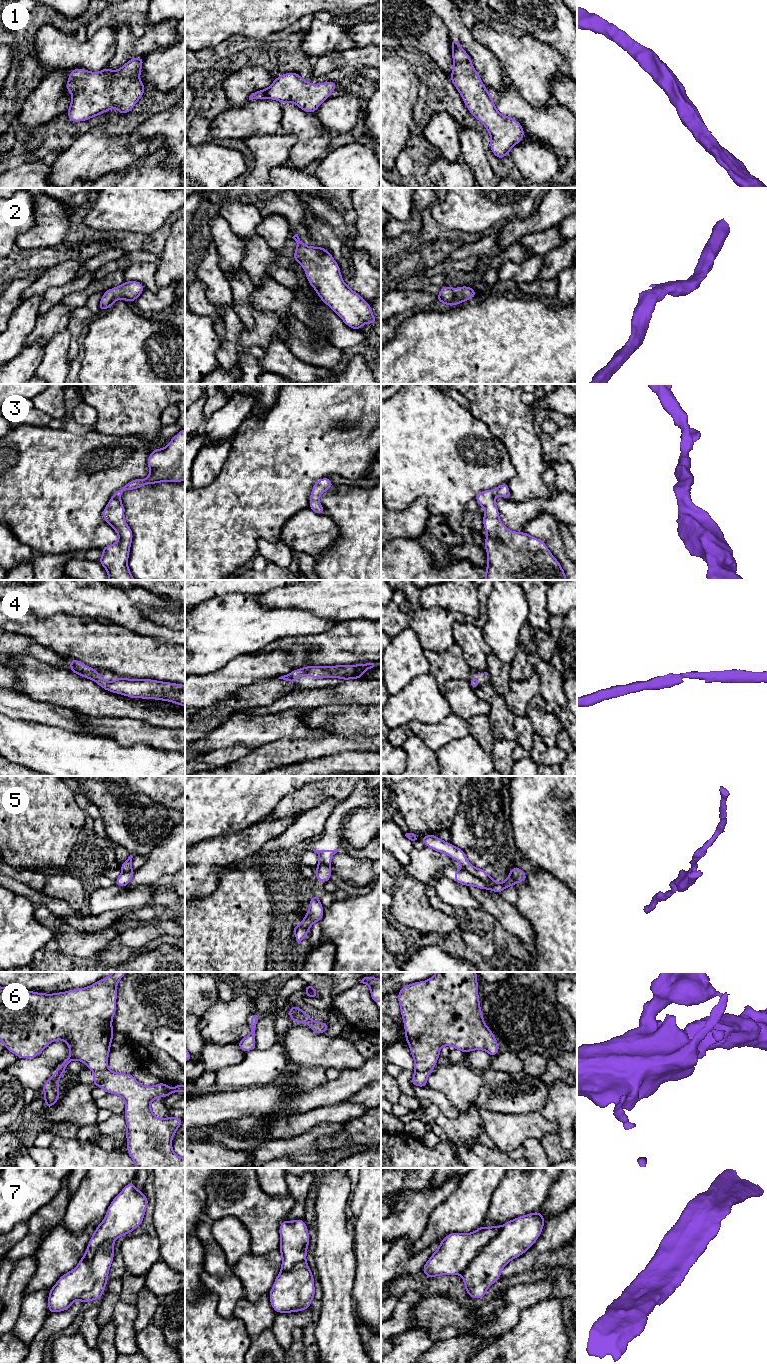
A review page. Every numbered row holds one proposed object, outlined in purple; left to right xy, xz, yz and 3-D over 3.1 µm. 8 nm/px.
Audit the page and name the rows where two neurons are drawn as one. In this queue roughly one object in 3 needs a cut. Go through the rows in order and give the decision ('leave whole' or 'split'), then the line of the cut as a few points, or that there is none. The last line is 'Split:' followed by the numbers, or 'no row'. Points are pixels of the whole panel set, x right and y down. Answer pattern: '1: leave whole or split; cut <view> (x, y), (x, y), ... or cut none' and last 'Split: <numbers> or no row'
1: leave whole; cut none
2: leave whole; cut none
3: leave whole; cut none
4: leave whole; cut none
5: split; cut yz (463, 868), (488, 885), (495, 883)
6: split; cut yz (415, 1070), (431, 1071)
7: split; cut yz (501, 1227), (461, 1273)
Split: 5, 6, 7

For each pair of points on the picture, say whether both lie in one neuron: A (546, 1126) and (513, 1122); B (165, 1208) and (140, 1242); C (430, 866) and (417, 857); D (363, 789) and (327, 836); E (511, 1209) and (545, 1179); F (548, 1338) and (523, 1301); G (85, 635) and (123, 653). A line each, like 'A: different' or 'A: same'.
A: same
B: different
C: same
D: same
E: same
F: different
G: same

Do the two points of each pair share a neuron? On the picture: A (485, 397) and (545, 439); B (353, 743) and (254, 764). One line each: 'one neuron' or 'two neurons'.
A: two neurons
B: one neuron

